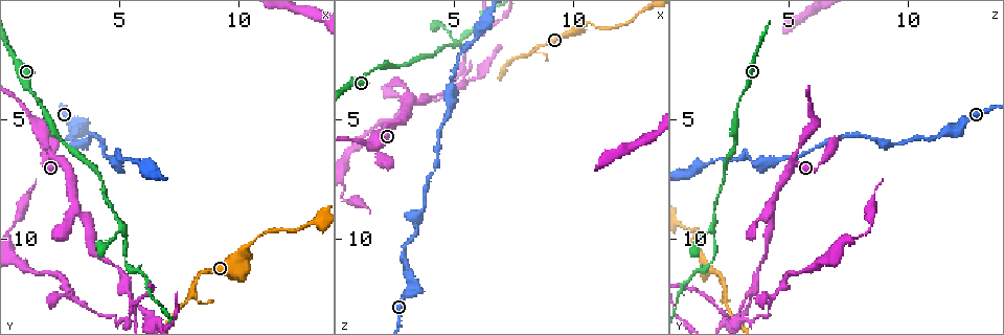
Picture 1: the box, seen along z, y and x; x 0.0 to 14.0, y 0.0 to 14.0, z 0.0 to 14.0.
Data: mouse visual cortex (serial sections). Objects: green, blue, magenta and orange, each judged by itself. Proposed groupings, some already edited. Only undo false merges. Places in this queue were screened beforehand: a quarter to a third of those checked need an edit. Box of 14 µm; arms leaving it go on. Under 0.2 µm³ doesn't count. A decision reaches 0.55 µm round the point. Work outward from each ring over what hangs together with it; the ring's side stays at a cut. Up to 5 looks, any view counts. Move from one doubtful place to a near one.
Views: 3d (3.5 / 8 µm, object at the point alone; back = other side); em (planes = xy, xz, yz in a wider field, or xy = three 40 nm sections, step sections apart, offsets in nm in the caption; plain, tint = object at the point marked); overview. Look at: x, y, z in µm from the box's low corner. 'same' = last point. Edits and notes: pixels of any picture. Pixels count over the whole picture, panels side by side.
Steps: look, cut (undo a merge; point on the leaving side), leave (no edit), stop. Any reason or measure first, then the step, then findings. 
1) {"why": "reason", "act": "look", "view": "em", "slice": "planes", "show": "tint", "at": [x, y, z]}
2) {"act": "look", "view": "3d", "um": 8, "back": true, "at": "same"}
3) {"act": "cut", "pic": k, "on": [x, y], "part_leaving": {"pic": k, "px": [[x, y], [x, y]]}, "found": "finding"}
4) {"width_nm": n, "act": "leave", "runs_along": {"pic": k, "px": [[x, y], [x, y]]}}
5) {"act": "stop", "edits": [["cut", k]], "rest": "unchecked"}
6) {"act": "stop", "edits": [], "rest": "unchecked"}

{"why": "three arms meet", "act": "look", "view": "3d", "um": 8, "at": [5.4, 12.3, 3.4]}

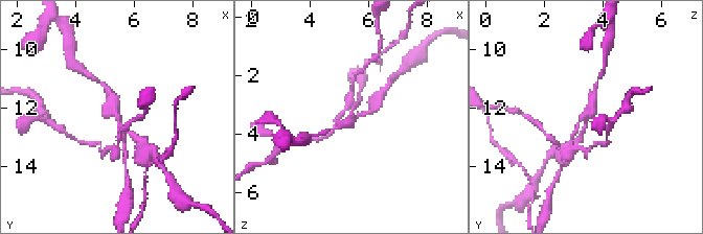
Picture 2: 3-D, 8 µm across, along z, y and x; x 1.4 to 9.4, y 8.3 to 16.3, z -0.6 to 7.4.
{"act": "look", "view": "3d", "um": 3.5, "at": [5.5, 12.3, 3.3]}

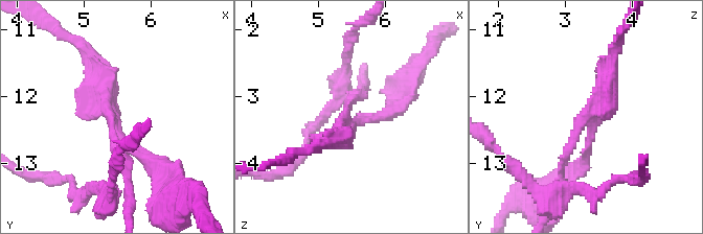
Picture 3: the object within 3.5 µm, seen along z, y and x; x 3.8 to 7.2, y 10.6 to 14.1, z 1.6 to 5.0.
{"arms": 3, "arm_widths_nm": [150, 150, 250], "why": "now the EM", "act": "look", "view": "em", "slice": "xy", "step": 5, "show": "tint", "at": [5.45, 12.30, 3.40]}

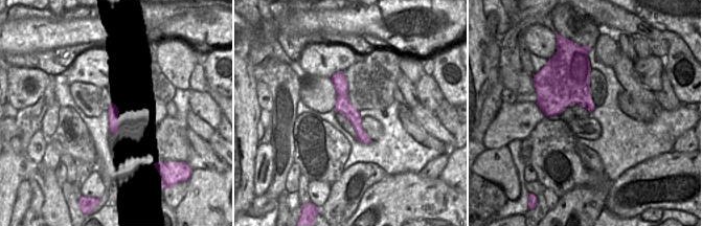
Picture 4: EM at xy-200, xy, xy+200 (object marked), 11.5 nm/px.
{"act": "cut", "pic": 3, "on": [125, 171], "part_leaving": {"pic": 3, "px": [[113, 143], [130, 185], [85, 194]]}, "found": "a second cell is stuck on"}

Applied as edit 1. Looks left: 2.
{"why": "abrupt turn", "act": "look", "view": "3d", "um": 3.5, "back": true, "at": [3.2, 5.5, 12.0]}

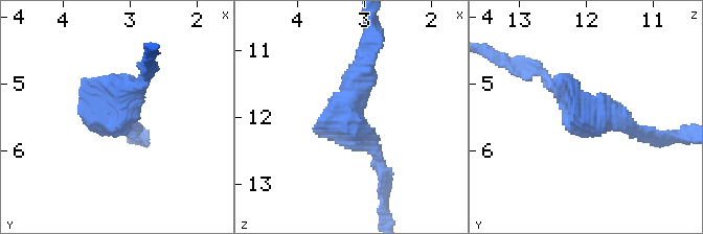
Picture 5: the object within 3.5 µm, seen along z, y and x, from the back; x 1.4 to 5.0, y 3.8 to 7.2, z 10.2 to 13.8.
{"why": "now the EM", "act": "look", "view": "em", "slice": "xy", "step": 3, "show": "tint", "at": [3.30, 5.55, 12.00]}

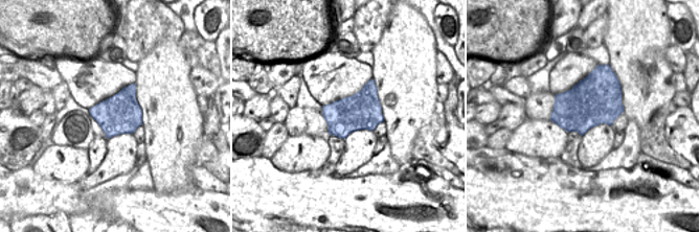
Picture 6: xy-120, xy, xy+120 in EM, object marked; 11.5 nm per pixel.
{"act": "leave", "runs_along": {"pic": 5, "px": [[546, 80], [579, 119], [645, 130]]}, "found": "one cell here"}

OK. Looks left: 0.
{"act": "stop", "edits": [["cut", 3]], "rest": "unchecked"}

